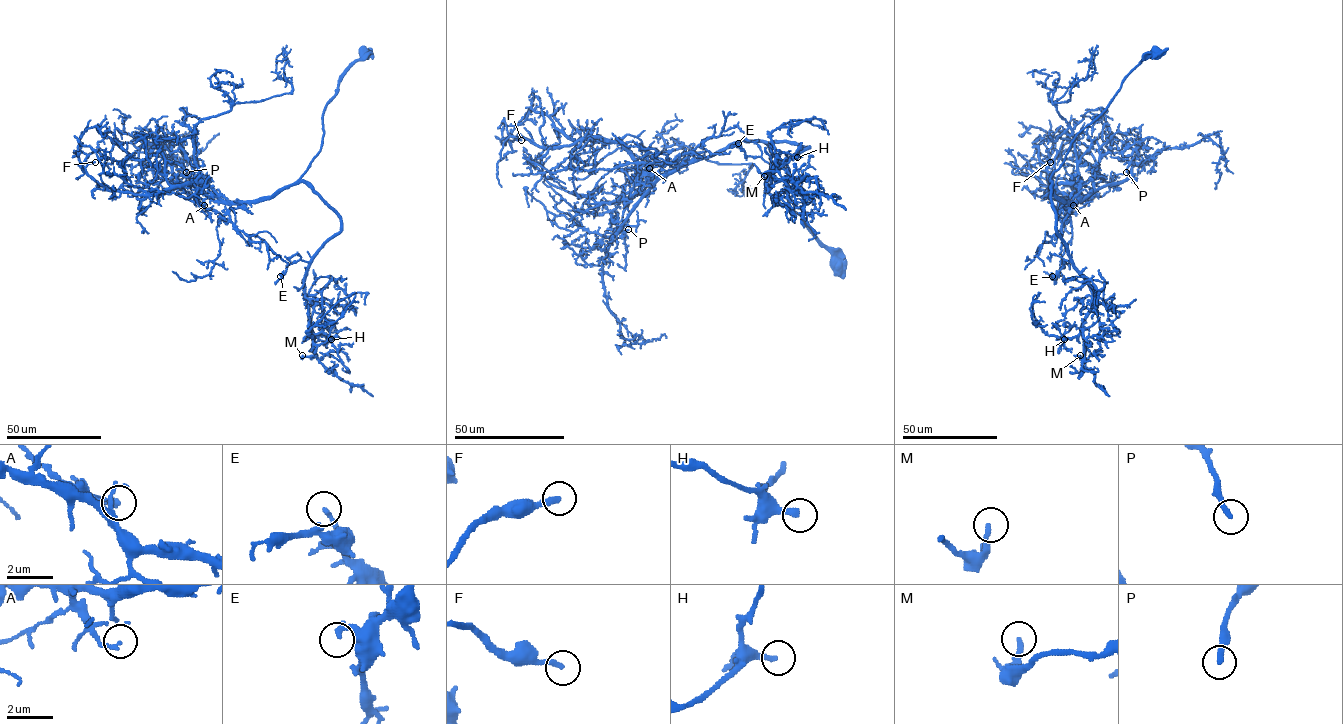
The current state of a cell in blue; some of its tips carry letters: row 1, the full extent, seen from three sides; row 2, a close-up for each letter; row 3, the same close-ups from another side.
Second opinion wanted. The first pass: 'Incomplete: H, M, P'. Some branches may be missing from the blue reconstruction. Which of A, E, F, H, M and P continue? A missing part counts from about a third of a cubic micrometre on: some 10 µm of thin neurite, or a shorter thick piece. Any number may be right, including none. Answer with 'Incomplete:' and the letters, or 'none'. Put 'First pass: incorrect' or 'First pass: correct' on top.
First pass: incorrect
Incomplete: F, H, P

